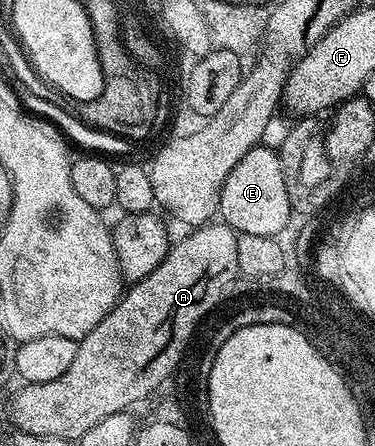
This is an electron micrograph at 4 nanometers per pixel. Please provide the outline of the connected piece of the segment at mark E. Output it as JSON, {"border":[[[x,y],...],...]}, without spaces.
{"border":[[[259,145],[244,153],[244,157],[236,161],[236,169],[228,173],[228,181],[224,181],[224,189],[220,193],[218,215],[221,222],[227,223],[239,235],[278,237],[291,226],[290,208],[292,202],[284,183],[279,152]]]}

